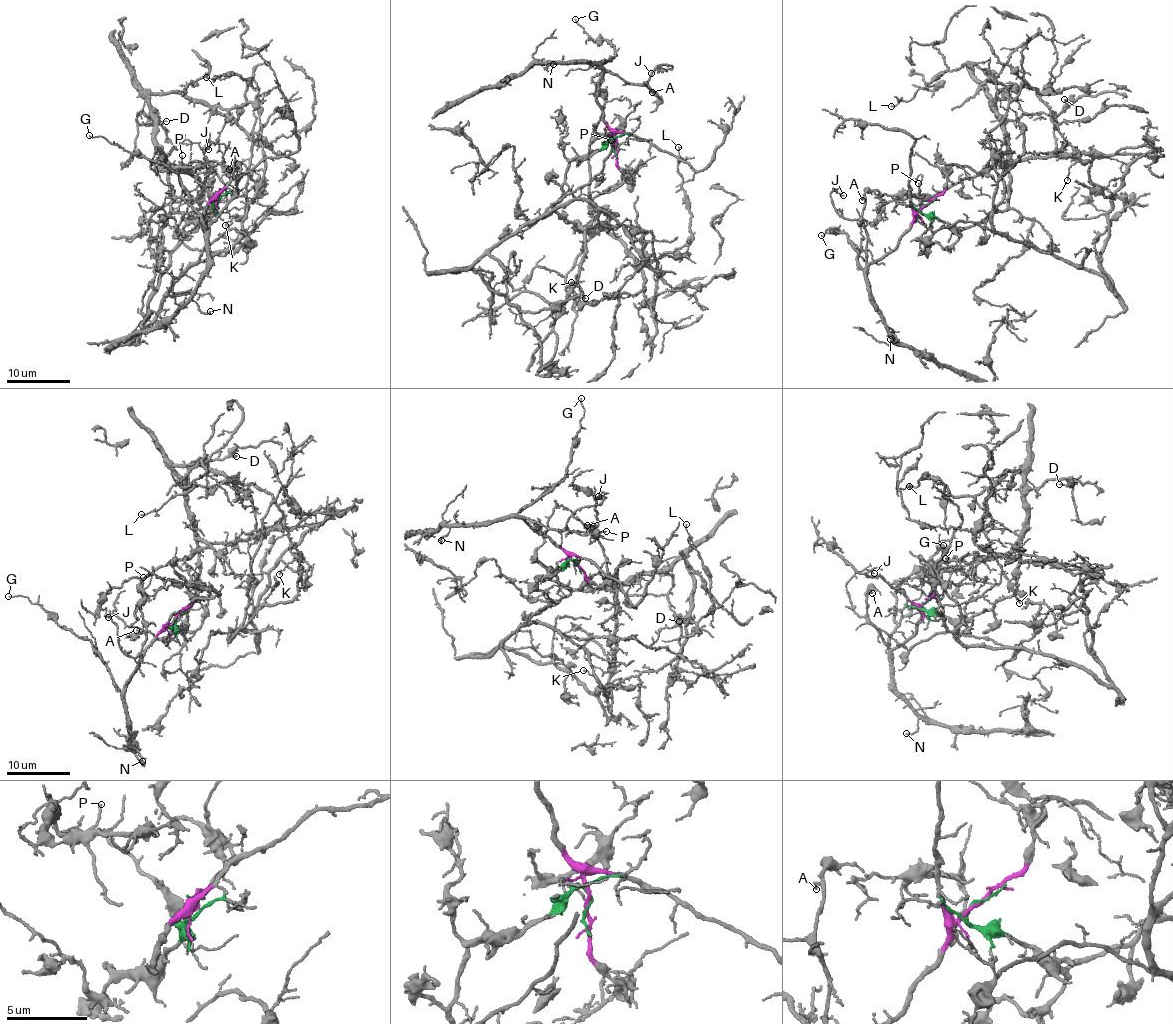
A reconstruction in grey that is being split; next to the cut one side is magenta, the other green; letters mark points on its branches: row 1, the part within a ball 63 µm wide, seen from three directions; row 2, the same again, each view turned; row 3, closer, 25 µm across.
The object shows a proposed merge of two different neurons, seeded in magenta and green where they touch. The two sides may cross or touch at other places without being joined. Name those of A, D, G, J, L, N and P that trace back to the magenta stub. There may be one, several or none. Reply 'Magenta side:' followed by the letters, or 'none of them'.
Magenta side: A, G, J, N

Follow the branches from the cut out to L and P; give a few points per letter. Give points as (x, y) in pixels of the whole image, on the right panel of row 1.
L: (926, 205), (922, 212), (959, 232), (1006, 209), (1006, 128), (993, 107), (1012, 84), (961, 66), (891, 105)
P: (926, 205), (922, 212), (959, 232), (975, 225), (1009, 204), (1008, 163), (985, 167), (924, 196), (918, 183)

